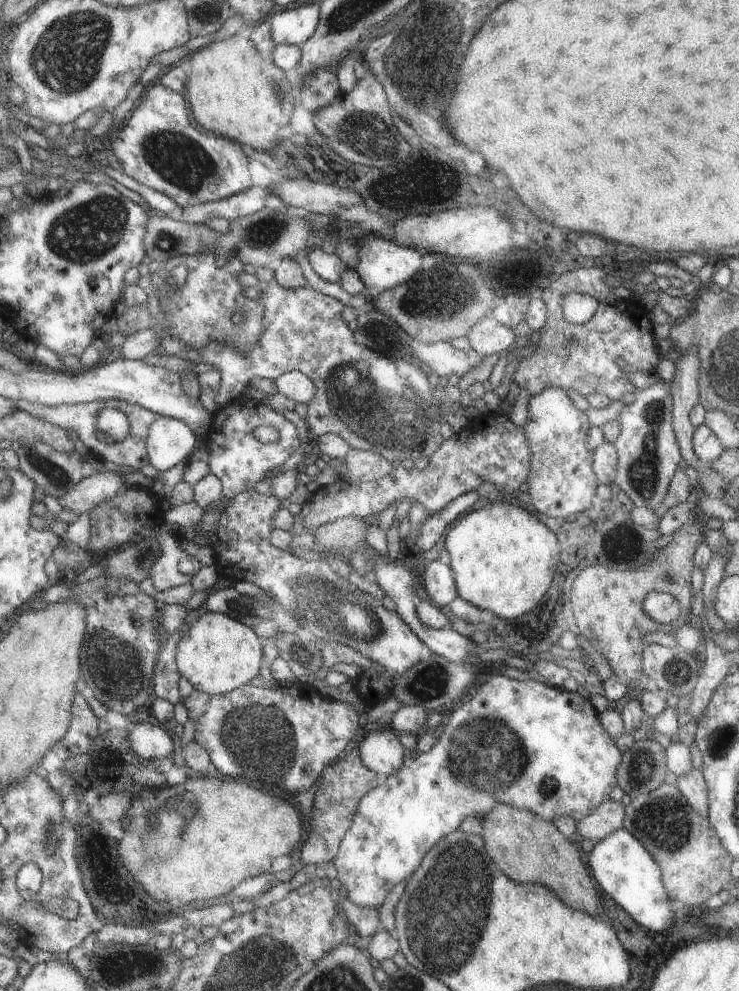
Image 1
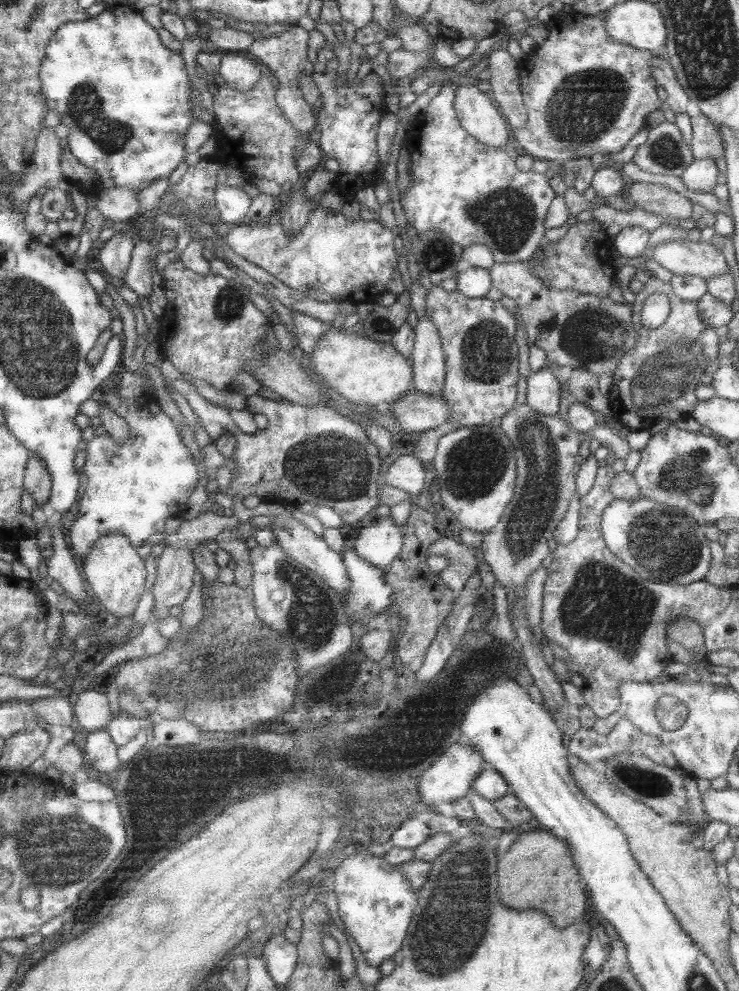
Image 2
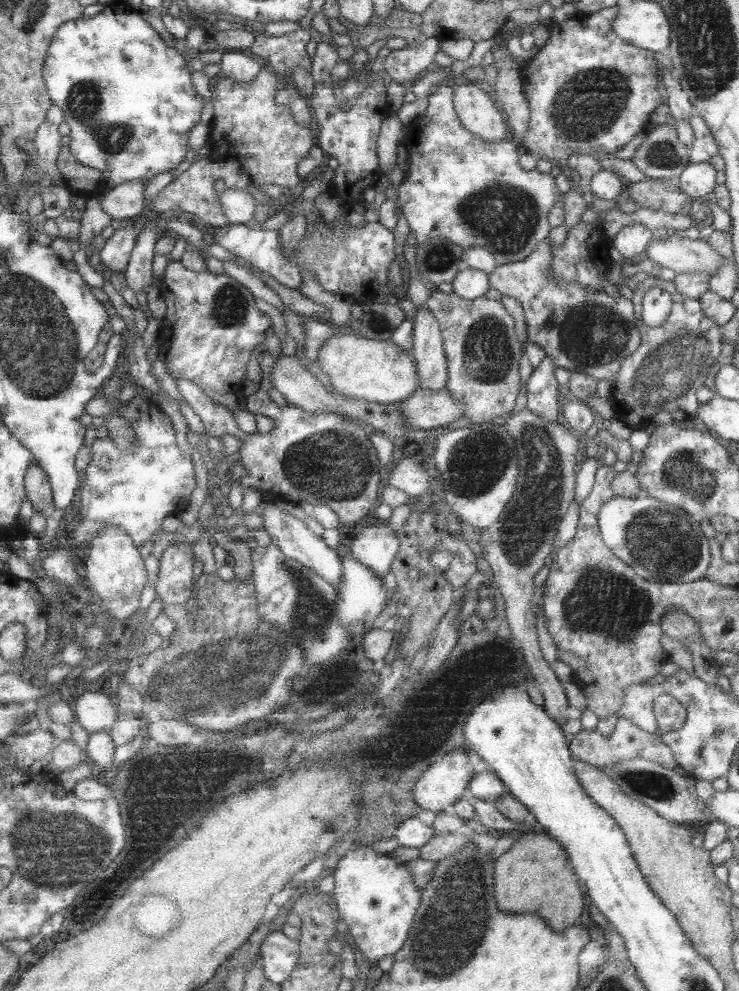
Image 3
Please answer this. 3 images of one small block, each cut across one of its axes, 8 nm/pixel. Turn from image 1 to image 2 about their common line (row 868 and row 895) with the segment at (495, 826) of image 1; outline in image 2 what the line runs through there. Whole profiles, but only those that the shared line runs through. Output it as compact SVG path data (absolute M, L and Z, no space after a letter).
M525 828L513 845L499 855L497 879L502 904L514 910L542 911L558 928L576 923L586 910L588 896L569 846L543 829L536 831Z

